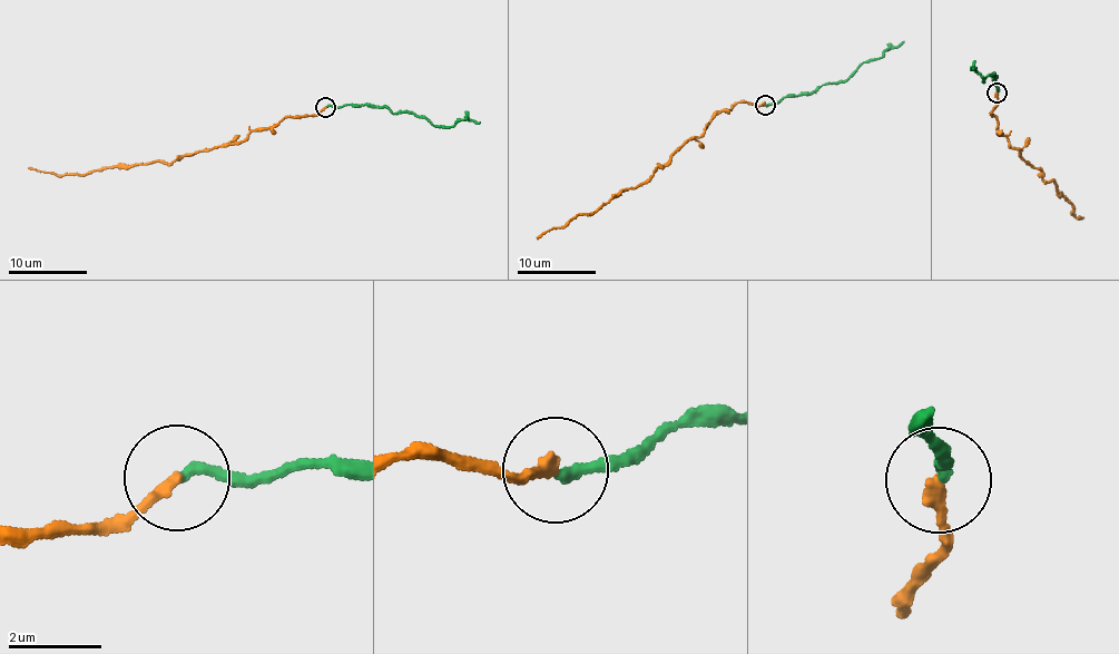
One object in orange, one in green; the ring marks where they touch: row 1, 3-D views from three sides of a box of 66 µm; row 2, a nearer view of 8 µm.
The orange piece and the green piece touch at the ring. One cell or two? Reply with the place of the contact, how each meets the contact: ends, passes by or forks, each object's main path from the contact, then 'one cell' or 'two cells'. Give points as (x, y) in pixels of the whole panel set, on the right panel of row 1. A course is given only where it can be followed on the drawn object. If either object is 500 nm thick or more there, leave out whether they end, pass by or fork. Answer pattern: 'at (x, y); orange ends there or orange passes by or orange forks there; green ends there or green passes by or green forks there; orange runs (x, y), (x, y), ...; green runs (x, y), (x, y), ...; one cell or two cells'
at (997, 93); orange ends there; green ends there; orange runs (997, 91), (997, 105), (990, 113), (998, 130), (1046, 179), (1051, 179), (1068, 199), (1070, 213), (1081, 218); green runs (997, 91), (1000, 89), (994, 85), (997, 75), (981, 81), (984, 79), (975, 68), (972, 69); one cell

